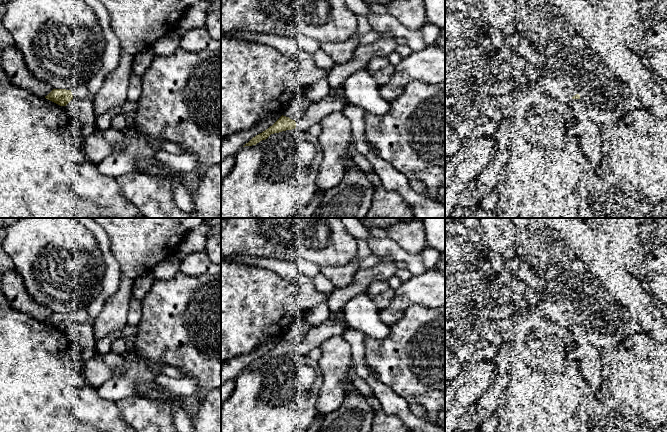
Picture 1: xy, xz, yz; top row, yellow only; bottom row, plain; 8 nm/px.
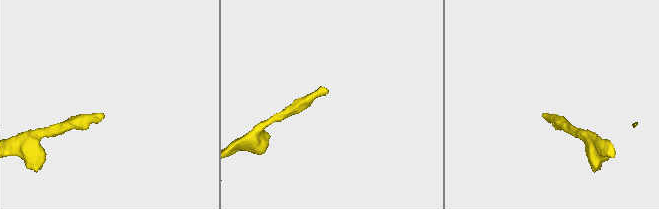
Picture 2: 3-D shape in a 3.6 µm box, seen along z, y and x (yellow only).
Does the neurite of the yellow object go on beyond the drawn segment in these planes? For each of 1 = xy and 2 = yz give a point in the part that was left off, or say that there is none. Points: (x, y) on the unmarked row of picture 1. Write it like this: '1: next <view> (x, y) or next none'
1: next xy (81, 316)
2: next yz (573, 316)

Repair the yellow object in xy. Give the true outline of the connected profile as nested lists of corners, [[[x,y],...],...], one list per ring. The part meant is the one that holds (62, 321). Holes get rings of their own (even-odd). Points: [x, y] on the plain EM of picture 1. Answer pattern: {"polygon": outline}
{"polygon": [[[87,307],[78,310],[71,314],[66,313],[53,313],[47,320],[46,323],[60,329],[66,330],[72,323],[84,323],[90,321]]]}

